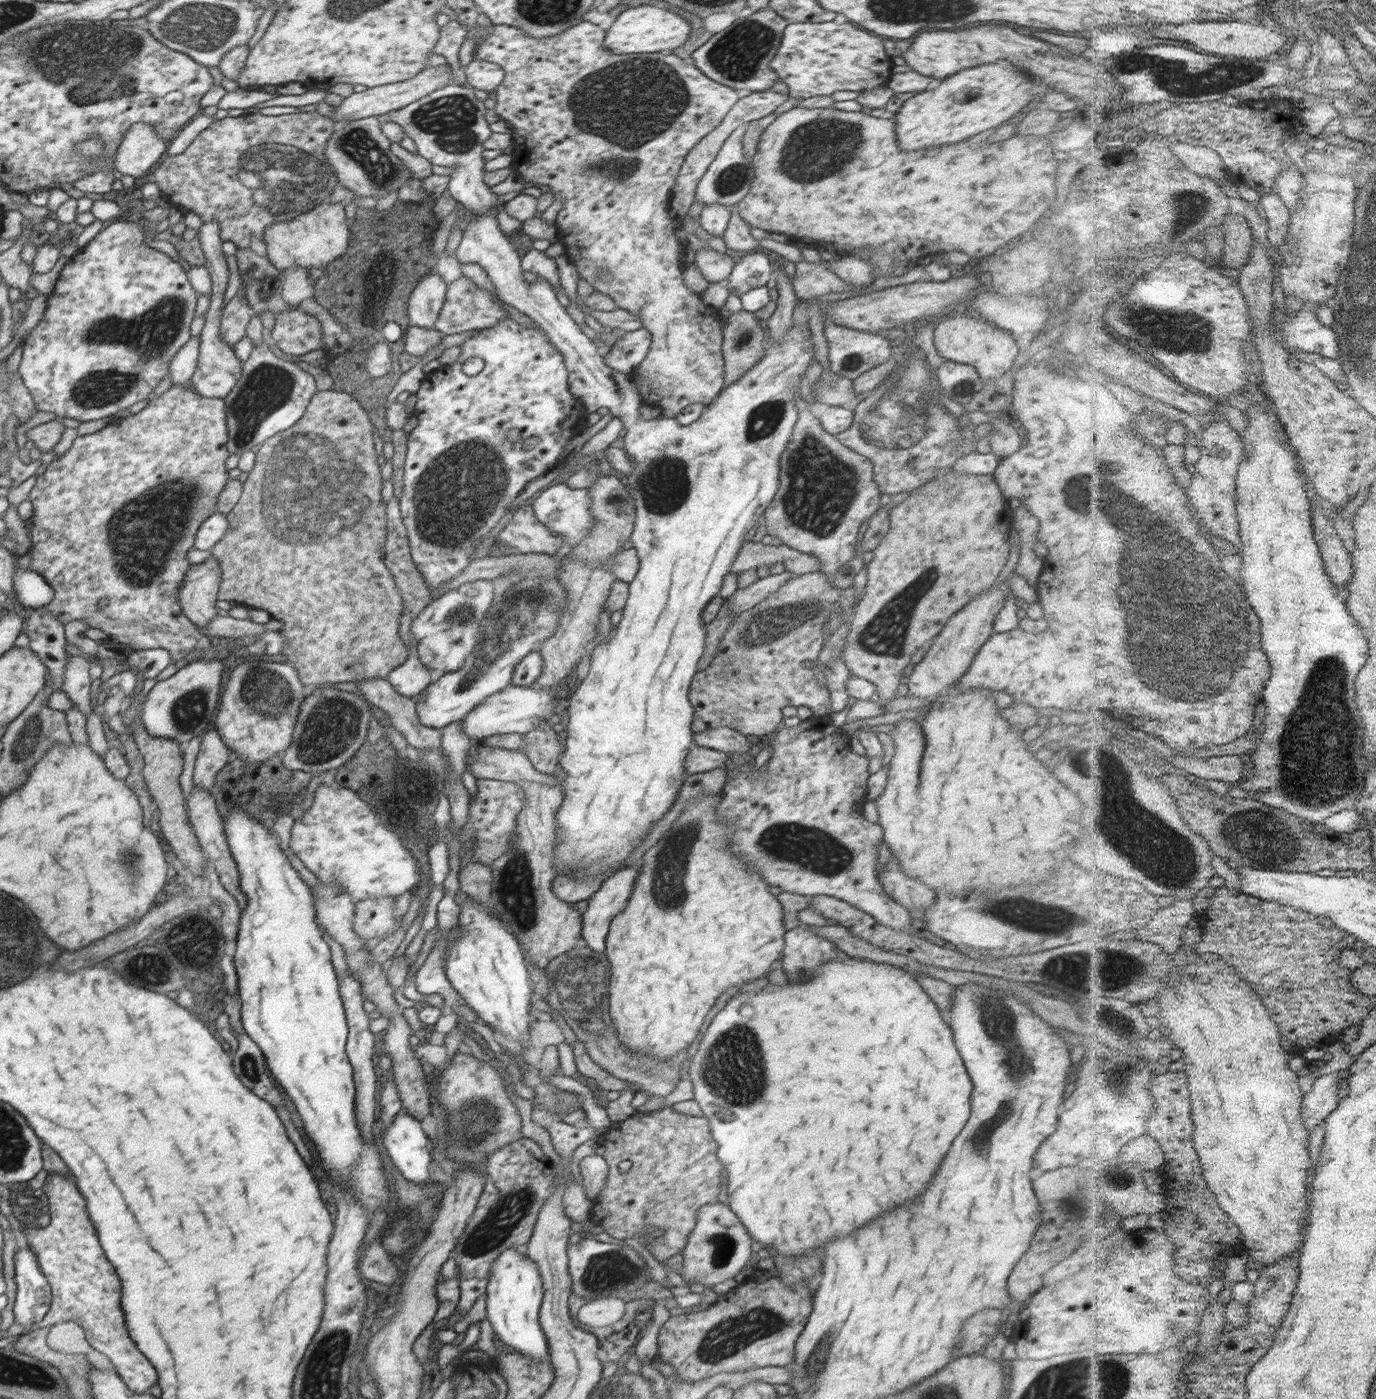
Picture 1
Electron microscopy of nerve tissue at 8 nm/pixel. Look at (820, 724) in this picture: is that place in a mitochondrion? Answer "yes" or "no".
no

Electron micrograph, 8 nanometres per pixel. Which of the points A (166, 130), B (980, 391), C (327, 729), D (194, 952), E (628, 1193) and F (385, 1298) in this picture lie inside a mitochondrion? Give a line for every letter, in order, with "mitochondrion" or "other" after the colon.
A: other
B: other
C: mitochondrion
D: mitochondrion
E: other
F: other

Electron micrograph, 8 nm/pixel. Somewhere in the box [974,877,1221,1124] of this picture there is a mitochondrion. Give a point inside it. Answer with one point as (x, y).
(1120, 967)

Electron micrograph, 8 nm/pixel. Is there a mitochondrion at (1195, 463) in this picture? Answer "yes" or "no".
no

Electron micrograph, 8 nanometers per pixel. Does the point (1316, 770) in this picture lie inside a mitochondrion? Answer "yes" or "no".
yes

